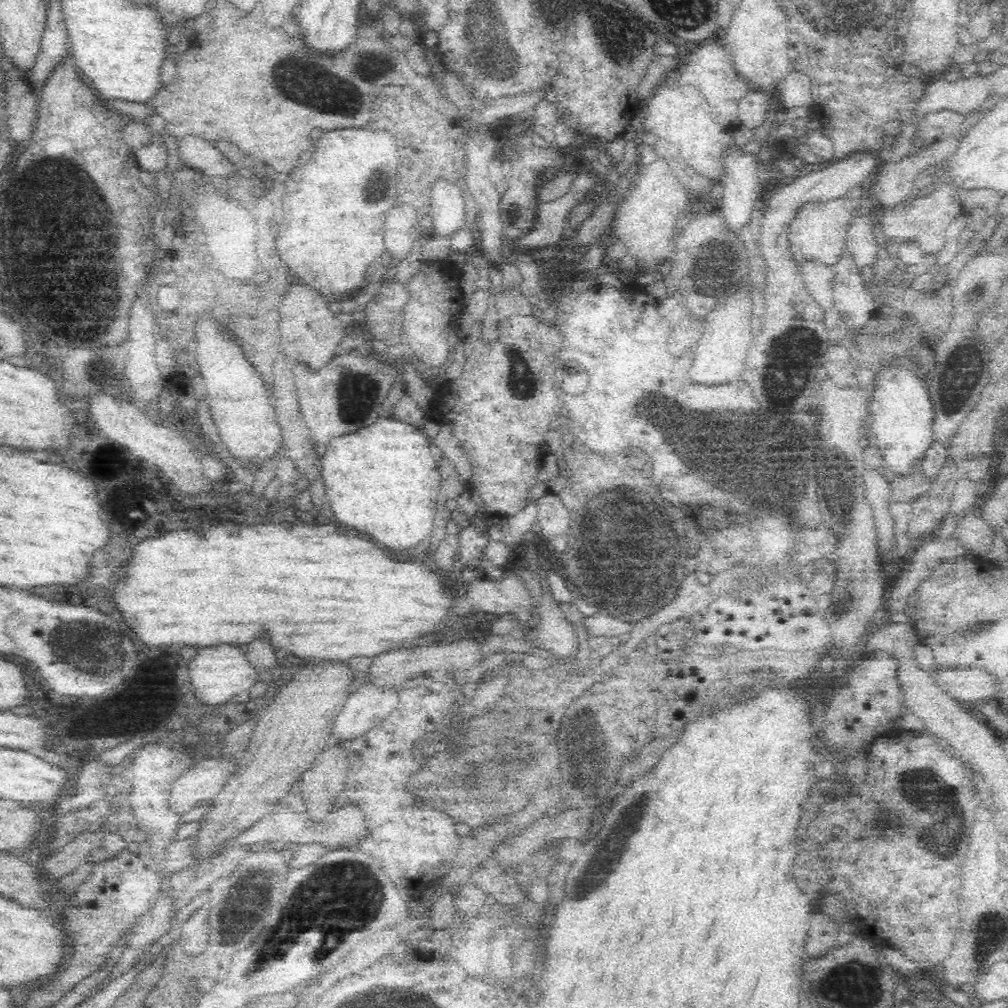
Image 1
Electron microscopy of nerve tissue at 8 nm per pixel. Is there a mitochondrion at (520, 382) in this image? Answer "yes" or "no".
yes

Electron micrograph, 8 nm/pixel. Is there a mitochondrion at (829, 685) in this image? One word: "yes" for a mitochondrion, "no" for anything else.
no

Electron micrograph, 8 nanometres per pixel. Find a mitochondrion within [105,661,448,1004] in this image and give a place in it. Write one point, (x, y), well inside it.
(339, 899)

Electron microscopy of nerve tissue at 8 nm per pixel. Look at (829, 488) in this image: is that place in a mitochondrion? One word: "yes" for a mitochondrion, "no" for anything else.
yes

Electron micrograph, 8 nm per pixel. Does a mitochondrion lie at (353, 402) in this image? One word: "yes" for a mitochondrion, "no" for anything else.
yes

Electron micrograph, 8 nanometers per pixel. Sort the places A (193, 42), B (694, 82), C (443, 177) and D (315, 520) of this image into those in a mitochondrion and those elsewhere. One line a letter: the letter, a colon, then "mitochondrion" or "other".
A: other
B: other
C: other
D: other

